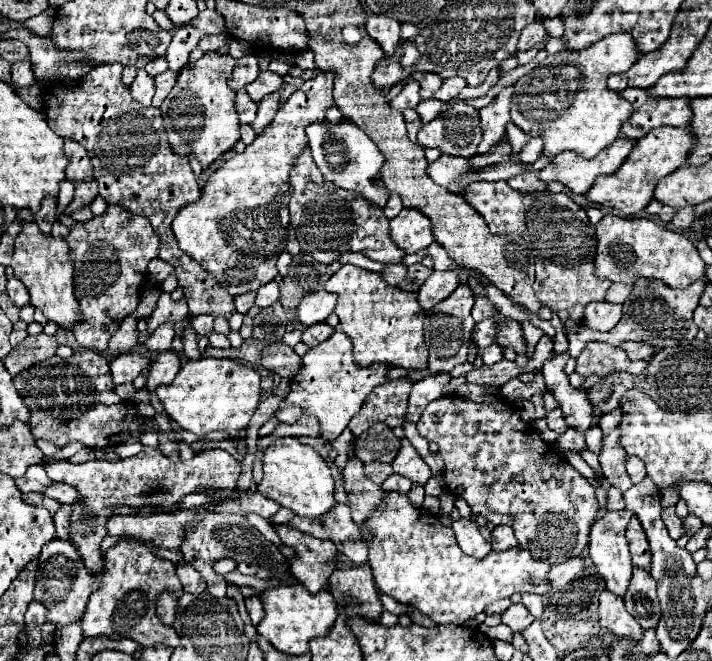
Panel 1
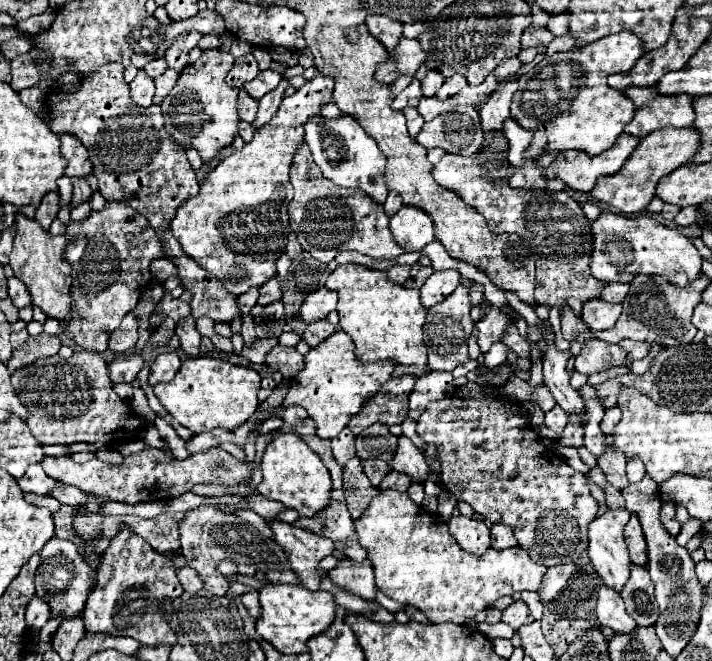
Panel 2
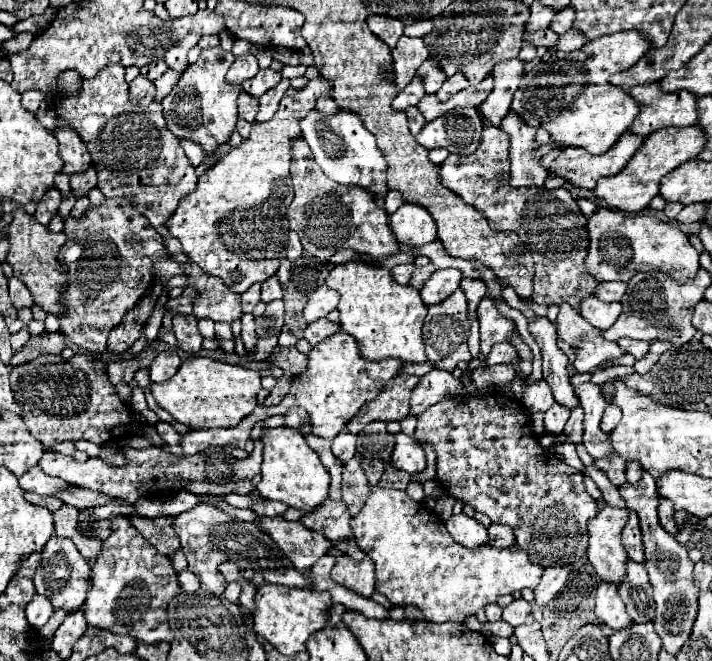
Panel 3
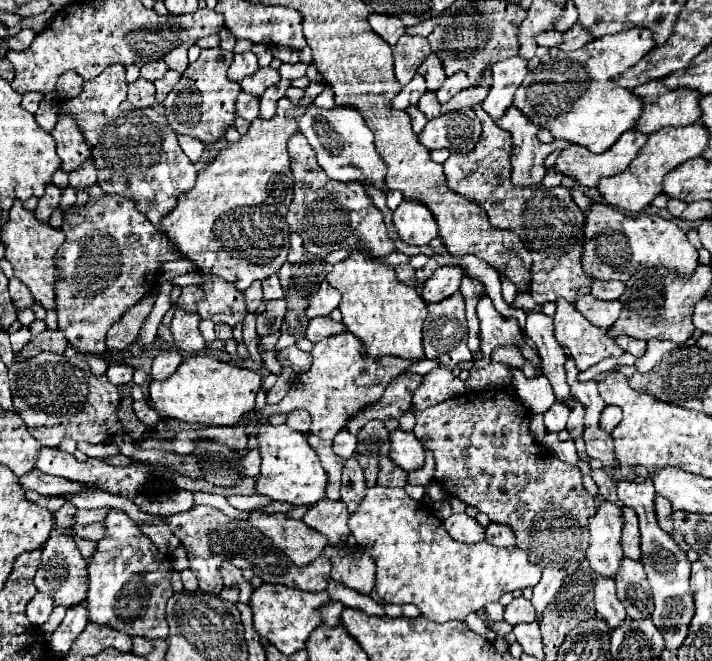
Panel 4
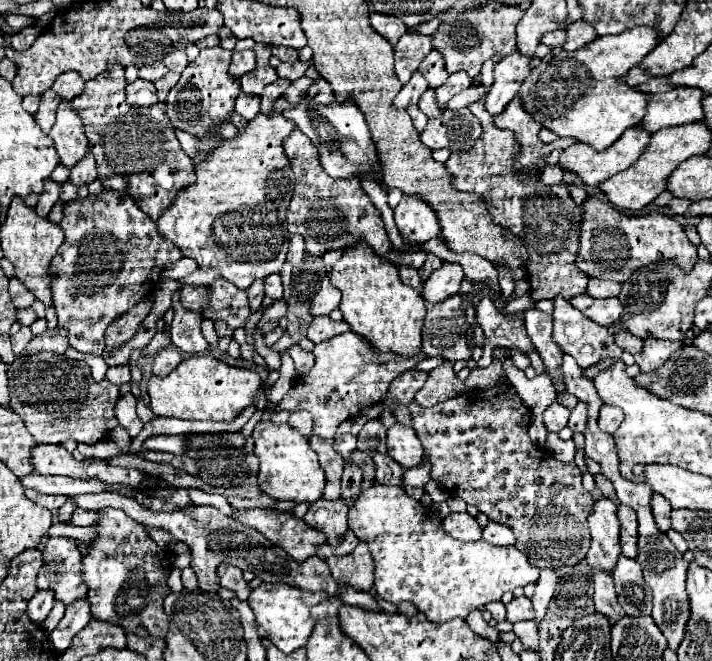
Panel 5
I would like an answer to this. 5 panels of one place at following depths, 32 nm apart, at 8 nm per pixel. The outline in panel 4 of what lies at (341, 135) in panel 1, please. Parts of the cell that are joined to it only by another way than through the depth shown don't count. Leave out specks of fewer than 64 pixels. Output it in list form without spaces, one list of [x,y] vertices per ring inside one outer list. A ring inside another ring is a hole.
[[[316,106],[304,108],[304,112],[294,110],[294,118],[298,120],[300,132],[306,136],[308,144],[316,152],[316,160],[320,168],[328,174],[328,178],[338,182],[360,182],[370,184],[374,188],[384,188],[384,160],[374,146],[374,136],[370,128],[364,124],[360,112],[354,108],[336,106],[334,110],[322,110]]]

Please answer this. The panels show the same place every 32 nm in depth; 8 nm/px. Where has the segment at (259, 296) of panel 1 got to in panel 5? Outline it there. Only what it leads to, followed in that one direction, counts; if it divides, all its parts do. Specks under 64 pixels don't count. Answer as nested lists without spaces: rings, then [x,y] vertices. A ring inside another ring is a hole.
[[[272,274],[264,280],[264,294],[270,296],[270,298],[282,298],[282,282],[280,282],[280,276],[278,274]]]

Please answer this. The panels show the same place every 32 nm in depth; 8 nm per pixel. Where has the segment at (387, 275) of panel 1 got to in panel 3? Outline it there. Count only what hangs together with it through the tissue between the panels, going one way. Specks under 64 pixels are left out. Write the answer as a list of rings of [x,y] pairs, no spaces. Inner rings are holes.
[[[400,264],[400,266],[394,266],[390,272],[392,272],[392,278],[396,282],[408,284],[412,278],[412,270],[414,270],[414,264]]]

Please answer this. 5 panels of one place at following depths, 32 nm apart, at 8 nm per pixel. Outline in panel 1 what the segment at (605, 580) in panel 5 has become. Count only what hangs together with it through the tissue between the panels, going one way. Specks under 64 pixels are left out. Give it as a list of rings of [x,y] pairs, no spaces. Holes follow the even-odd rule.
[[[604,590],[600,594],[598,614],[600,614],[600,624],[604,628],[608,628],[614,636],[630,638],[630,640],[642,640],[642,634],[644,634],[642,626],[628,614],[622,598],[614,596],[612,592]]]

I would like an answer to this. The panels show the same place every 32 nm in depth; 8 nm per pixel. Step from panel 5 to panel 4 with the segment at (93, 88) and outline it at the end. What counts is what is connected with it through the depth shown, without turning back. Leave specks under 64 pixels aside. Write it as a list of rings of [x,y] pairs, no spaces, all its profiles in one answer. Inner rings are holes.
[[[112,64],[112,66],[108,66],[102,74],[98,74],[96,78],[84,82],[84,90],[82,90],[78,96],[68,98],[68,100],[60,100],[60,102],[58,102],[58,112],[70,114],[70,116],[74,116],[74,118],[78,120],[78,128],[80,128],[80,132],[82,132],[82,136],[84,136],[88,148],[90,148],[90,154],[92,154],[92,158],[94,158],[94,164],[96,164],[96,170],[98,170],[98,184],[100,184],[100,188],[104,190],[104,194],[120,194],[120,196],[128,196],[132,202],[136,202],[136,208],[138,208],[142,214],[146,214],[148,220],[150,220],[152,224],[158,226],[160,220],[170,212],[170,208],[176,206],[176,200],[178,200],[184,192],[190,192],[192,186],[196,184],[196,166],[194,166],[194,164],[188,160],[188,156],[182,152],[176,134],[172,132],[172,128],[170,128],[168,122],[166,122],[164,108],[162,108],[162,106],[160,106],[160,108],[146,108],[146,110],[132,108],[132,106],[128,104],[128,100],[126,100],[126,88],[128,88],[128,84],[126,84],[126,80],[124,80],[124,66],[122,66],[122,64]]]

